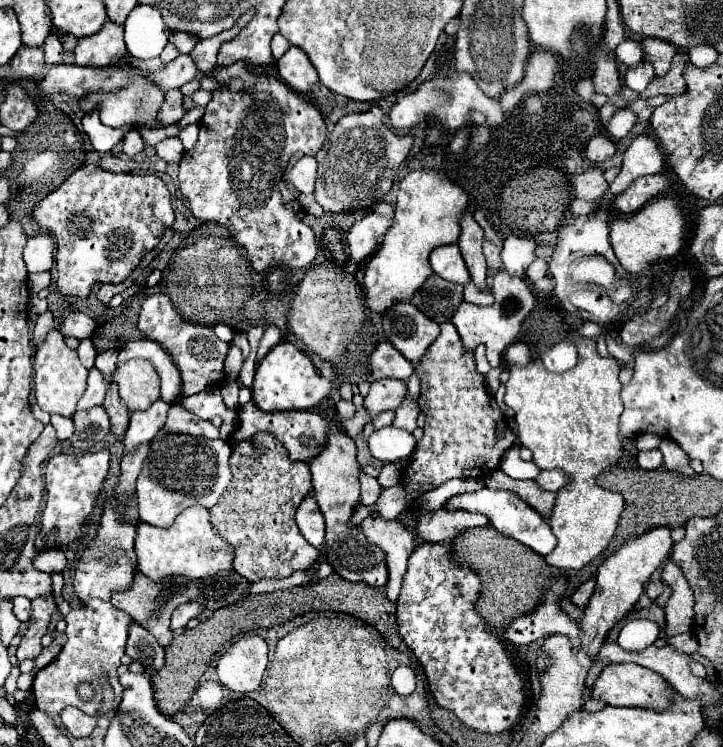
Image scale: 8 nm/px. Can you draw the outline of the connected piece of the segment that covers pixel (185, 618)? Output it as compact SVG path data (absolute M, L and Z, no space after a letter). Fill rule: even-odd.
M192 601L192 603L184 603L184 605L180 605L180 607L174 609L174 613L172 613L172 629L186 627L186 623L188 623L190 619L198 617L202 611L204 611L204 607L202 607L198 601Z

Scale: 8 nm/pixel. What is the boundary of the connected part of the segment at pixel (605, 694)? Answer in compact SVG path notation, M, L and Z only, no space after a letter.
M610 663L608 667L602 669L598 675L594 687L590 689L590 697L604 701L606 705L616 705L616 707L650 707L650 709L664 709L670 705L668 693L672 687L654 671L634 665L634 663Z

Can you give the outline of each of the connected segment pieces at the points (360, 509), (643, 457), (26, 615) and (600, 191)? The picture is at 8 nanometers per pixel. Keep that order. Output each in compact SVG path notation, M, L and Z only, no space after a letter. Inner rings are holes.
M360 504L354 511L351 519L350 526L359 525L368 515L374 512L374 505L365 506Z
M658 449L640 451L638 453L638 465L642 469L658 469L658 467L662 467L662 453Z
M14 597L12 603L14 603L14 615L16 615L20 621L28 621L28 619L30 619L30 611L32 611L30 601L24 599L24 597Z
M590 167L582 175L572 177L574 195L588 199L588 201L600 201L608 193L608 183L604 179L604 171L598 167Z

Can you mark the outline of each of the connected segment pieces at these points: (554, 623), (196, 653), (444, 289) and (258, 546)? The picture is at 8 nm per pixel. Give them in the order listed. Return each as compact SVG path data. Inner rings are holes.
M554 579L550 589L546 591L542 605L530 615L518 617L510 623L510 627L502 633L502 637L512 645L528 645L532 641L544 639L554 633L564 633L572 639L574 647L580 647L580 627L566 613L560 611L560 597L566 589L564 579Z
M332 573L326 579L312 583L312 585L300 585L286 591L276 591L270 595L254 595L244 601L238 601L234 605L222 607L214 611L206 621L202 621L194 629L186 629L182 635L174 639L172 645L166 649L164 667L152 675L152 689L154 689L154 701L156 709L172 717L178 711L184 711L198 689L200 677L206 673L210 663L214 661L216 653L220 653L232 637L238 637L240 633L254 631L254 629L268 629L280 623L286 623L288 619L294 619L298 615L310 613L310 611L340 611L354 615L368 625L376 627L382 637L390 637L390 633L396 633L396 602L386 596L385 587L369 586L366 583L350 583L342 581L340 575Z
M434 273L412 297L412 305L416 305L424 315L434 319L436 323L450 321L452 313L460 303L462 303L462 285L444 281Z
M262 433L256 435L252 443L244 441L232 449L230 469L232 481L224 491L224 495L220 497L220 501L210 509L210 523L220 533L220 537L224 537L236 549L234 559L236 573L240 573L248 581L260 581L260 579L284 579L296 571L308 571L320 559L320 551L302 537L294 521L294 513L300 501L312 491L312 475L308 465L292 463L282 443L270 433Z

